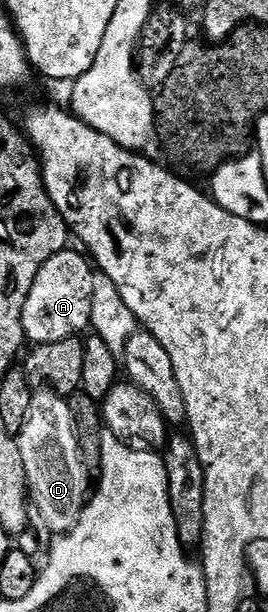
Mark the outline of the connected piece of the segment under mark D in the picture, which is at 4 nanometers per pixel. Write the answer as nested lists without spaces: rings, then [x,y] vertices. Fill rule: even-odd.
[[[52,391],[34,392],[27,419],[20,433],[16,434],[16,439],[19,451],[23,451],[23,468],[27,470],[30,502],[39,507],[44,522],[55,535],[70,533],[85,510],[91,493],[91,481],[89,485],[90,470],[83,464],[81,450],[77,448],[77,432],[73,429],[73,416],[68,400],[62,394]]]

